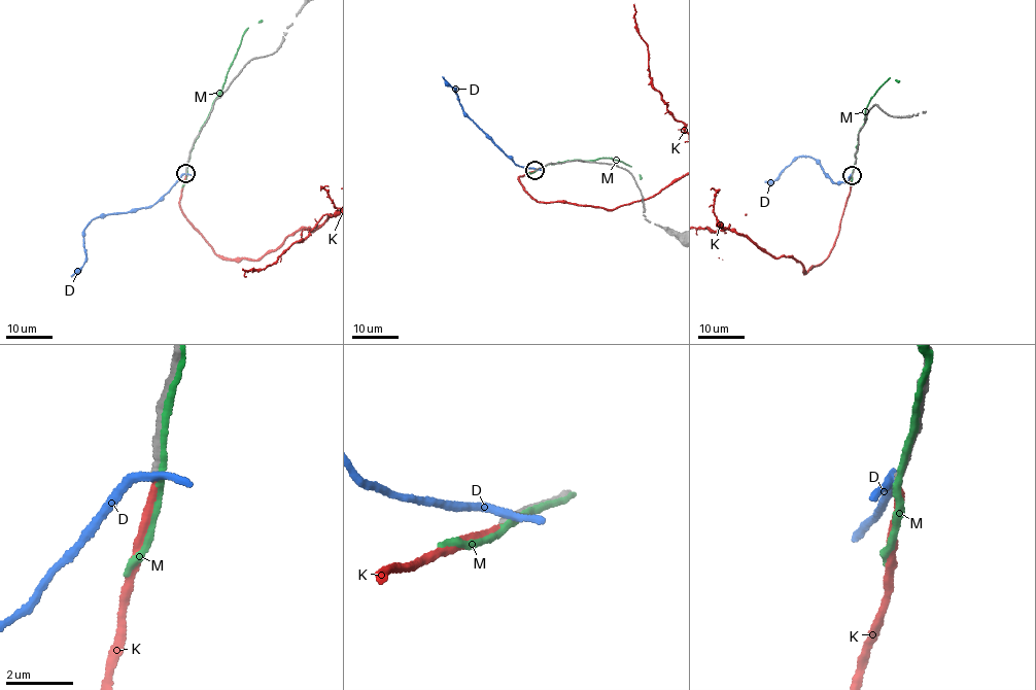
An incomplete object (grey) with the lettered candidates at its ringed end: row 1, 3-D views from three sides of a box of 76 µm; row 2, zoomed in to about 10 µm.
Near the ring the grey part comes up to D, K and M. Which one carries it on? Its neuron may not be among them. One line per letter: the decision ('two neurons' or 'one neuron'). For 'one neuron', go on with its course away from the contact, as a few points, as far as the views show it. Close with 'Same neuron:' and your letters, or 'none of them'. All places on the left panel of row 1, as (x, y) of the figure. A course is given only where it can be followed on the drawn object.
D: two neurons
K: two neurons
M: two neurons
Same neuron: none of them

